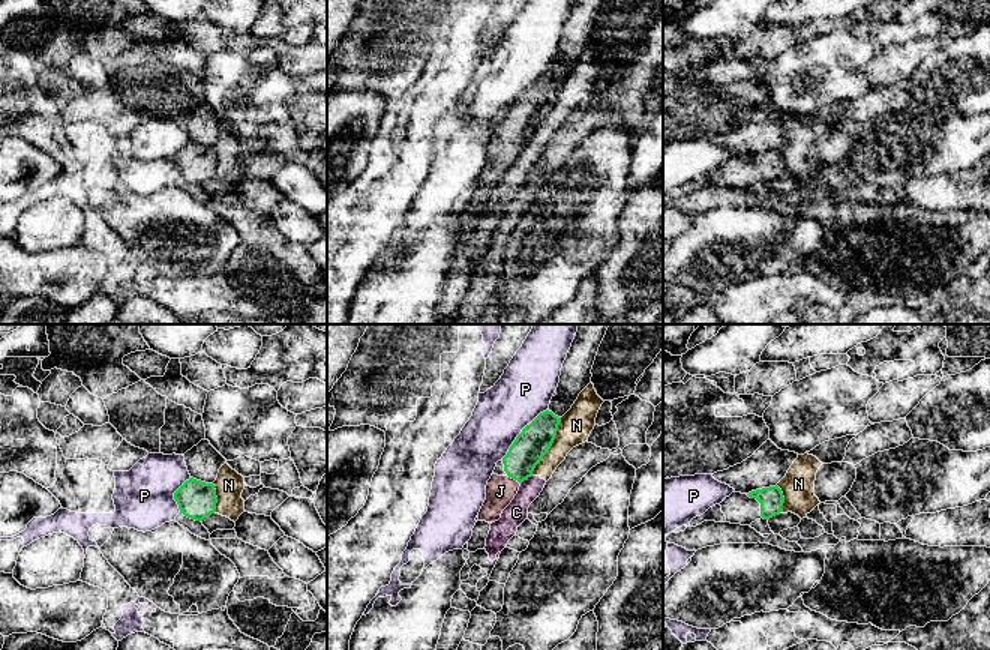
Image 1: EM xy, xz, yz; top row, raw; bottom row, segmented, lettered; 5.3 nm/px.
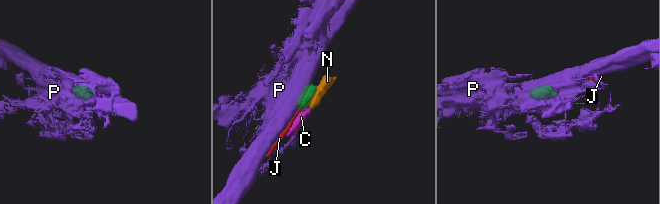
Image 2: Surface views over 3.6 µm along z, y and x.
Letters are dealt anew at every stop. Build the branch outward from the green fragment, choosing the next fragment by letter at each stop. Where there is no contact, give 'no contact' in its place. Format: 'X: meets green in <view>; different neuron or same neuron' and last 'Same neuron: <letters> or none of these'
C: meets green in xz; different neuron
J: meets green in xz; same neuron
N: meets green in xz; different neuron
P: meets green in xz; different neuron
Same neuron: J

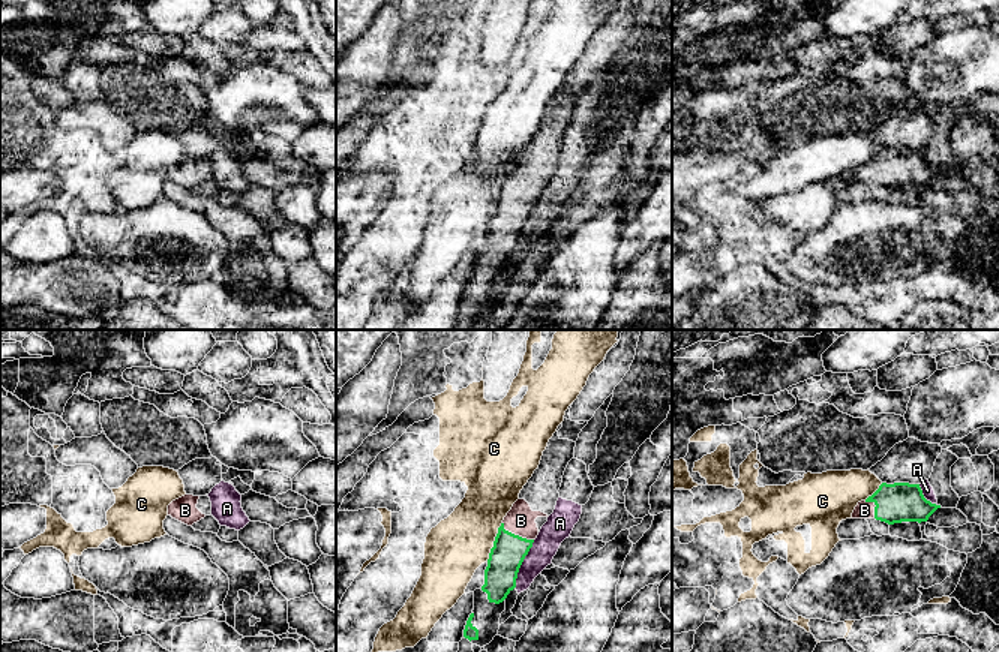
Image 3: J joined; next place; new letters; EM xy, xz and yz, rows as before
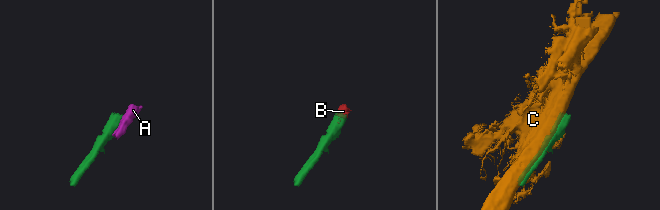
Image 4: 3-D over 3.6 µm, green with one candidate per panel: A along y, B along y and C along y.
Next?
A: meets green in xz; different neuron
B: meets green in xz; same neuron
C: meets green in xz; different neuron
Same neuron: B

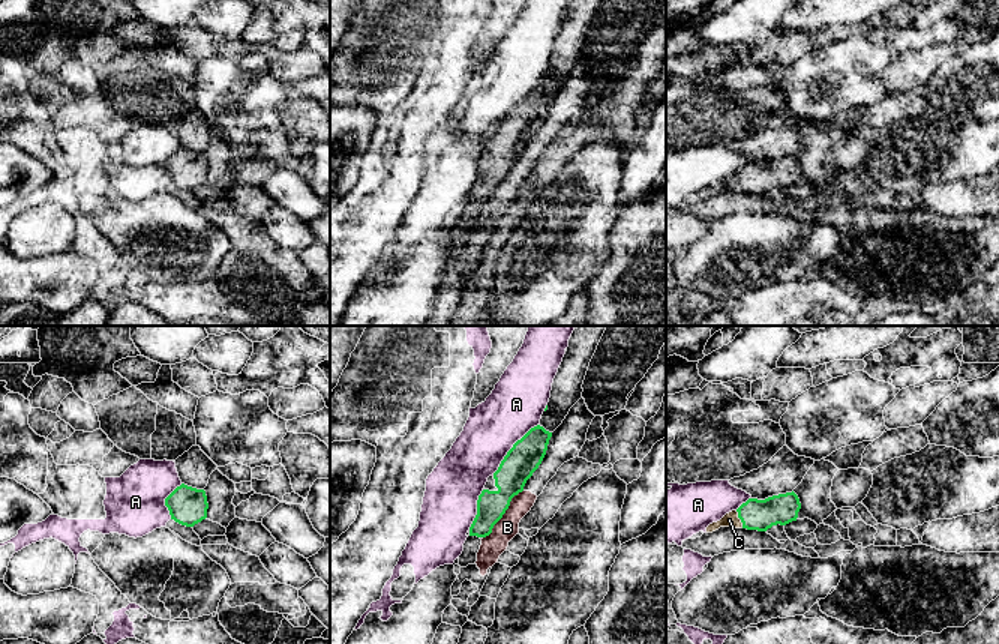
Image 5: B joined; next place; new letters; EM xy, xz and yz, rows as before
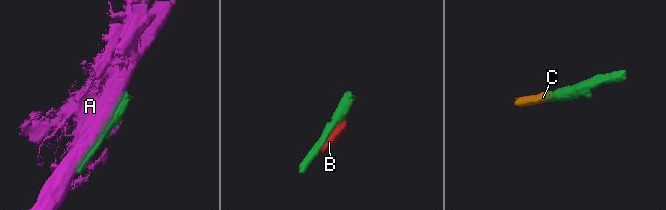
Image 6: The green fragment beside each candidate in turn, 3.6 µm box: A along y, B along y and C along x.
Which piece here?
A: meets green in xz; different neuron
B: meets green in xz; different neuron
C: meets green in yz; same neuron
Same neuron: C

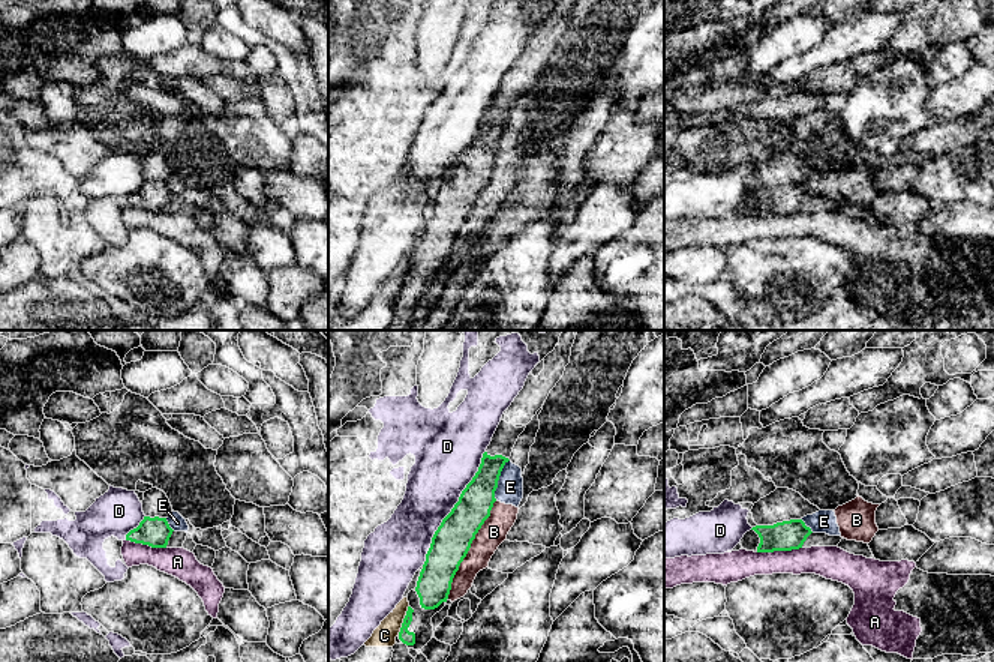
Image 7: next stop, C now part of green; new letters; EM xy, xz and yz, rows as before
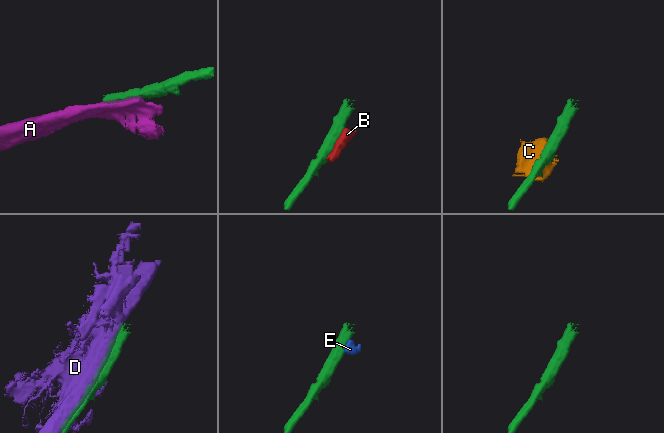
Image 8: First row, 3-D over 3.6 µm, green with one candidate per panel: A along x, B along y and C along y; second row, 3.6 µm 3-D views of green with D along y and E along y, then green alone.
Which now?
A: meets green in yz; different neuron
B: meets green in xz; different neuron
C: meets green in xz; different neuron
D: meets green in xz; different neuron
E: meets green in xz; different neuron
Same neuron: none of these

